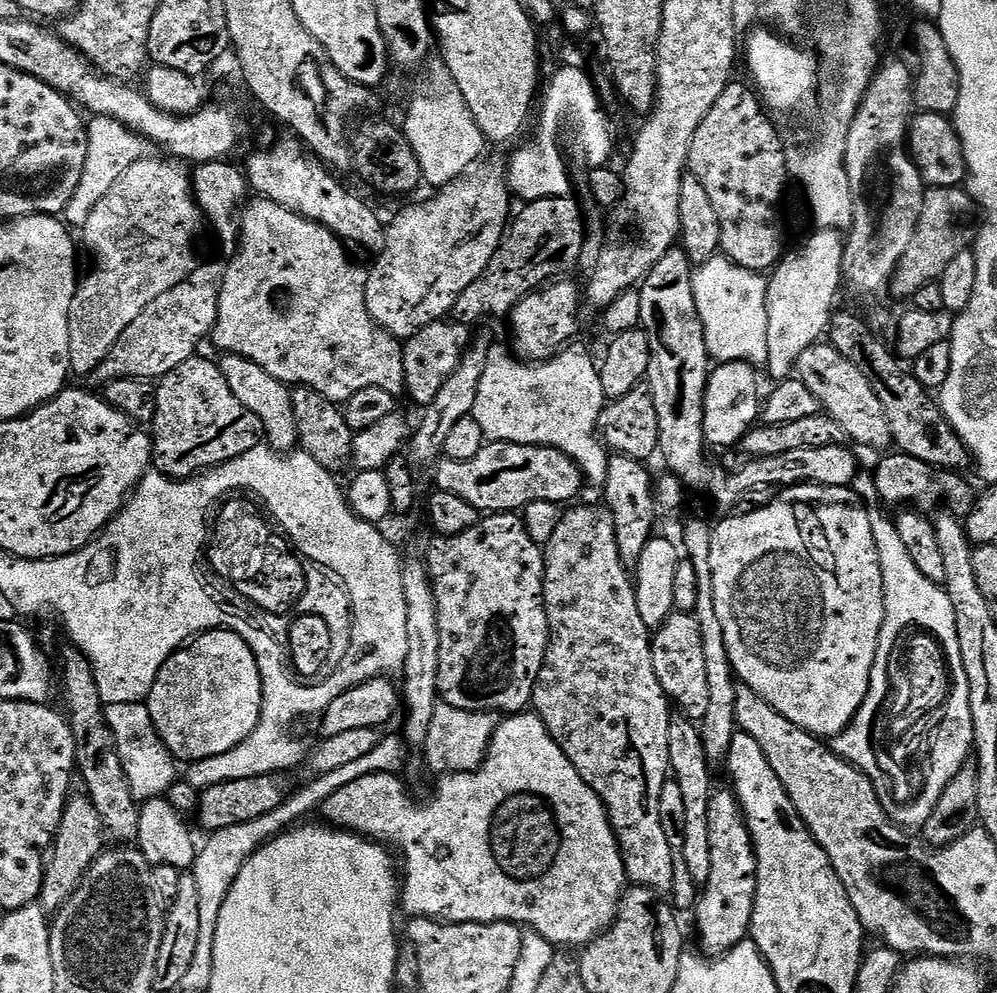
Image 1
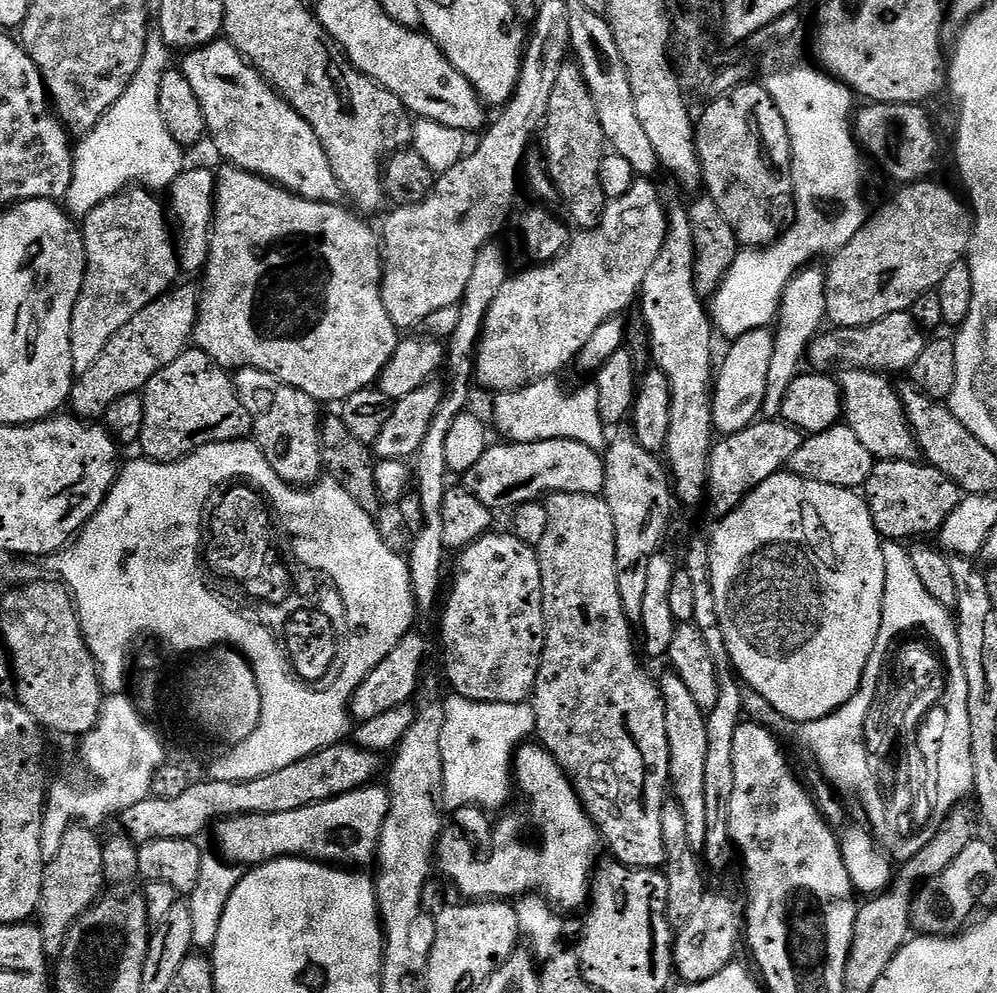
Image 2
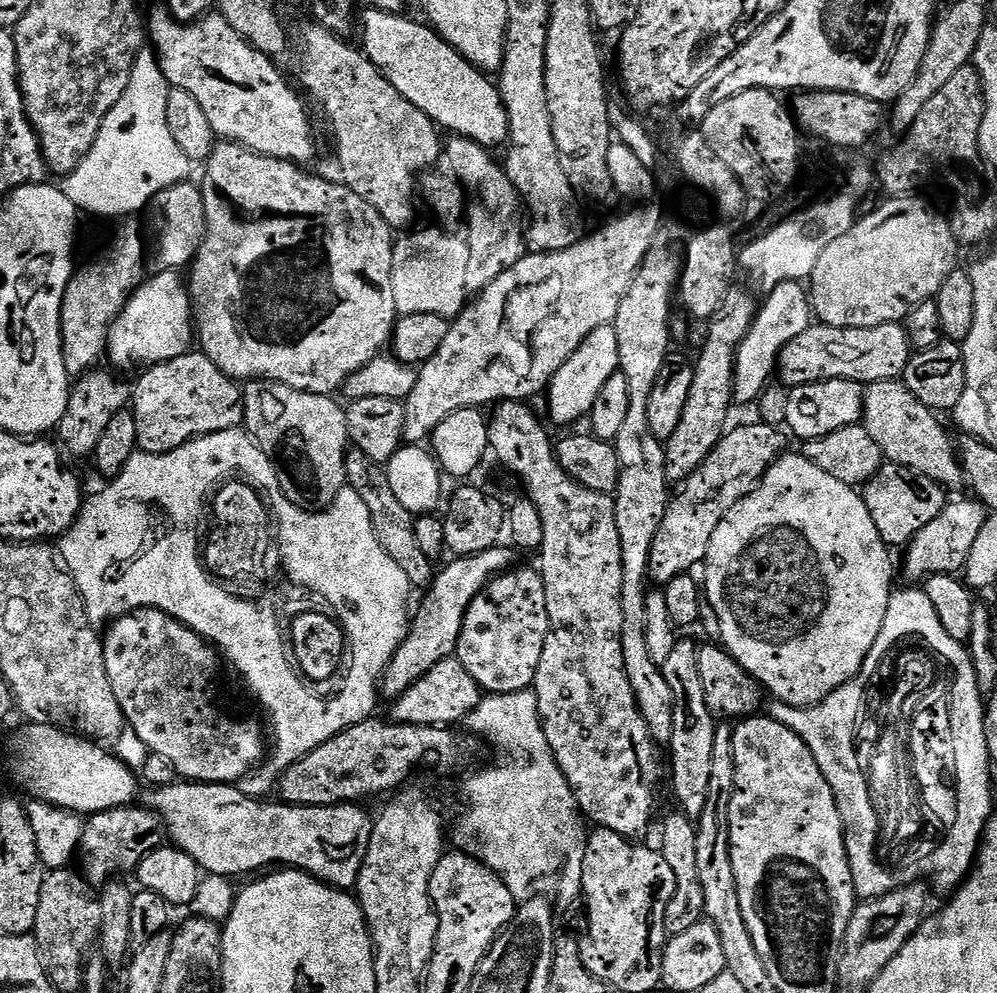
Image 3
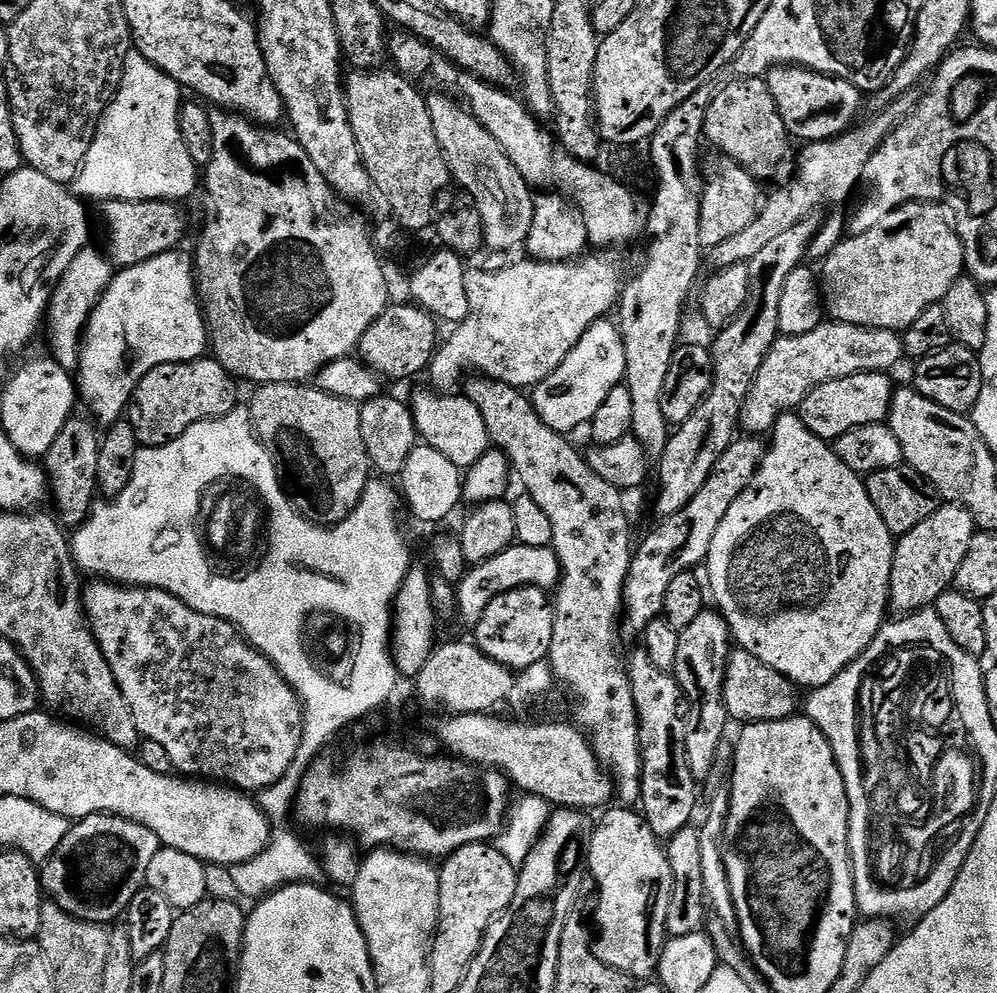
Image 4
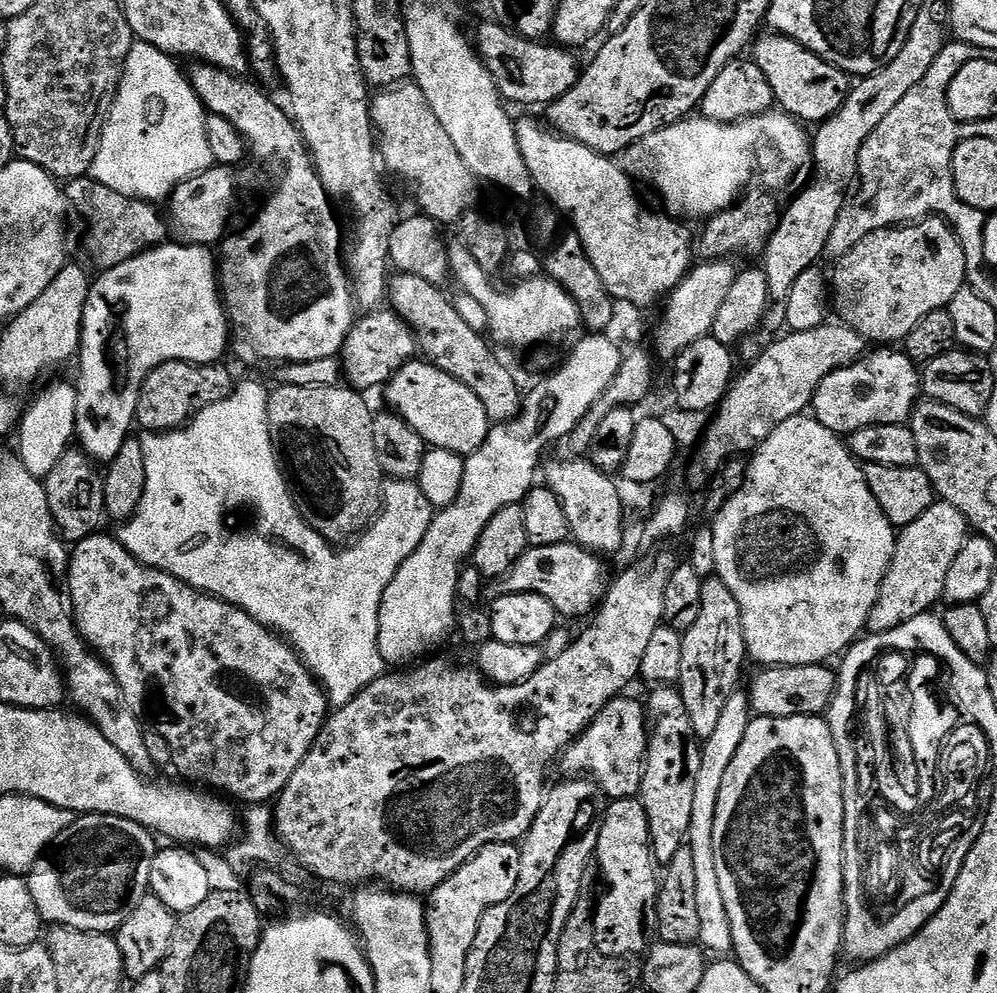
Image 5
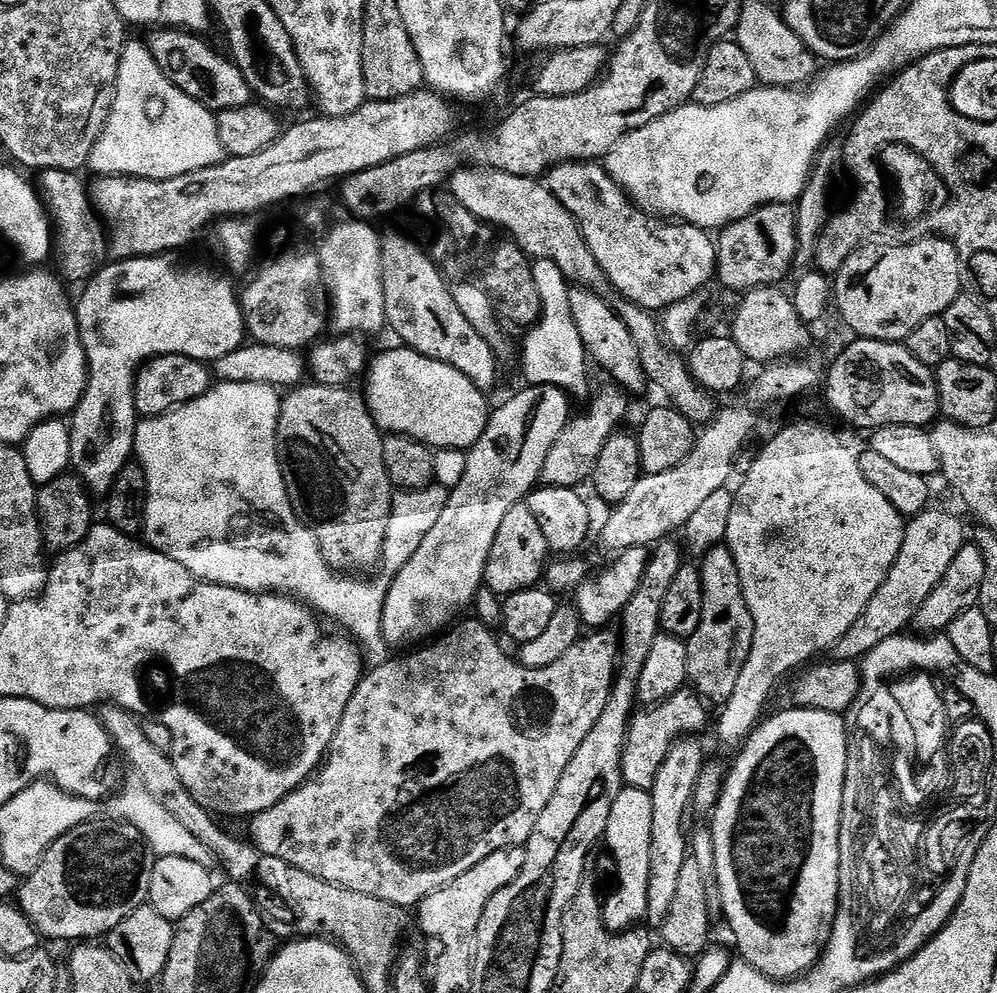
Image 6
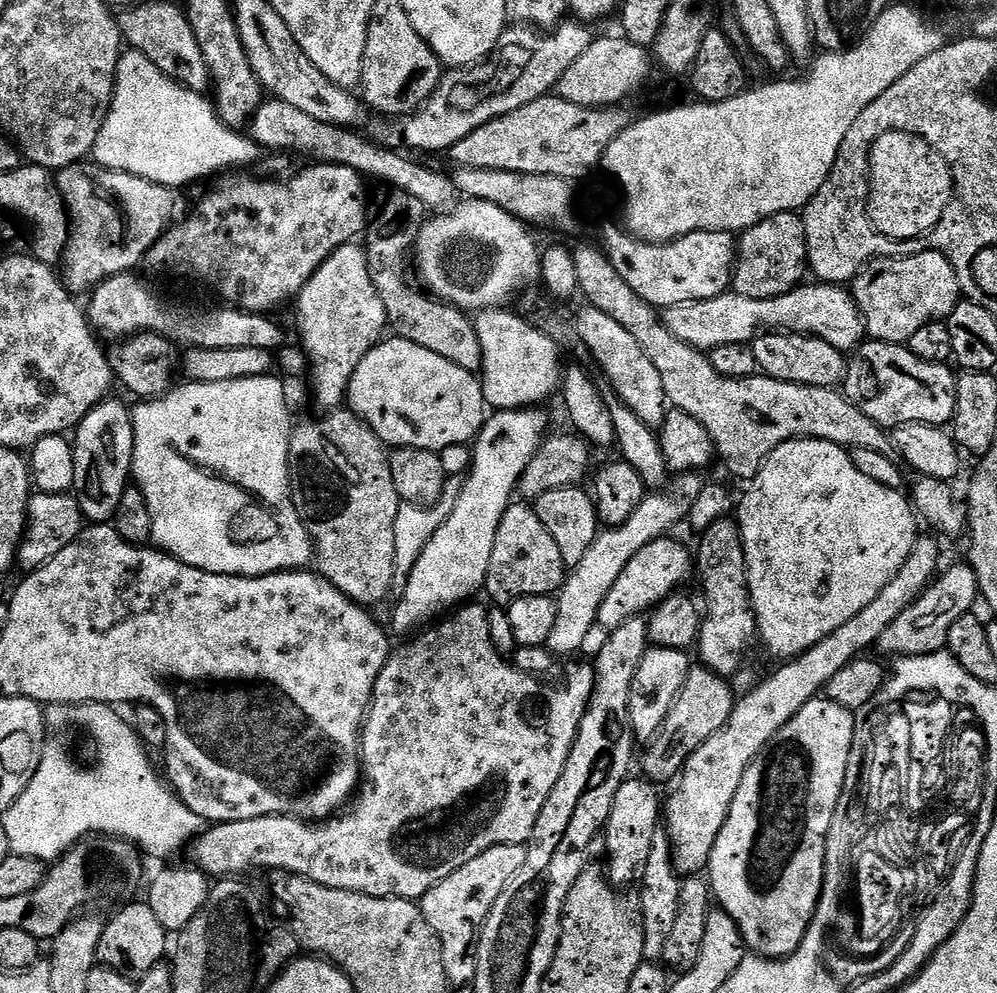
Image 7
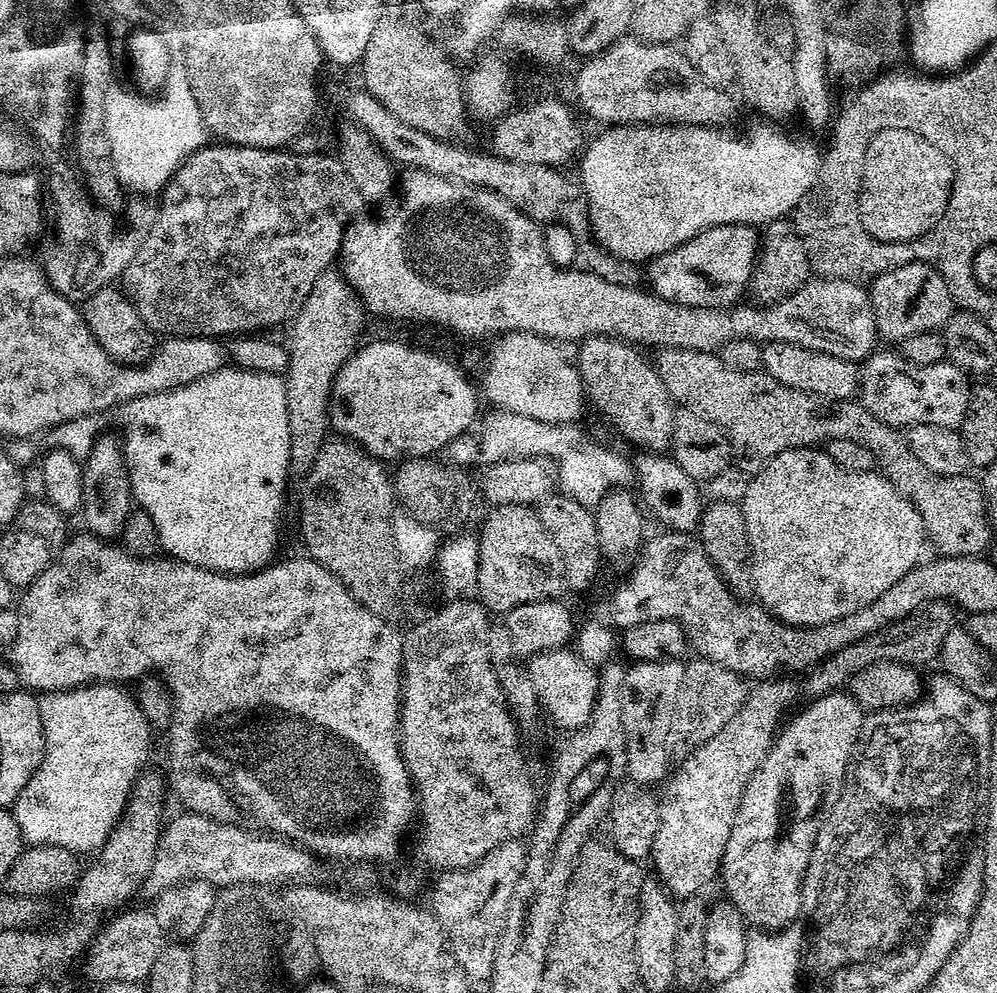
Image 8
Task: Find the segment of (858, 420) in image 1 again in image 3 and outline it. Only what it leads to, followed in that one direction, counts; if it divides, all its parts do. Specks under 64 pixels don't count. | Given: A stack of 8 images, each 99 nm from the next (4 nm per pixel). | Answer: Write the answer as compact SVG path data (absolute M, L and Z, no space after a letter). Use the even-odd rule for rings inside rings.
M879 380L867 385L864 394L862 426L882 449L885 459L904 465L915 472L934 478L945 489L965 485L964 468L960 464L958 446L942 426L941 417L928 408L900 380Z

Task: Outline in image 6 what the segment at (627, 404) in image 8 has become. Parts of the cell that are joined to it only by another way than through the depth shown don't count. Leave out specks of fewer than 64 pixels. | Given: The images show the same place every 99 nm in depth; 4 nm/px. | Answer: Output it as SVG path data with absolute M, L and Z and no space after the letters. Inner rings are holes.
M573 287L569 294L570 310L573 311L574 322L585 344L585 350L590 357L591 363L600 368L605 368L612 375L611 383L617 388L624 389L629 394L640 392L646 385L644 367L638 354L638 346L626 330L626 322L622 322L611 303L605 297L592 292L589 288Z

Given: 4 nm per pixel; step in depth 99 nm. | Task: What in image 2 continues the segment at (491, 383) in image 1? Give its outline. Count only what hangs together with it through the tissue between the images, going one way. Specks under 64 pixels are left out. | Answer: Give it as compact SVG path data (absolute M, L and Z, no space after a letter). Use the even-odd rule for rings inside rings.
M557 377L536 380L514 391L497 393L494 397L494 422L513 443L566 438L582 442L596 451L603 451L608 441L606 425L598 414L598 394L595 385L588 384L578 390L565 390Z

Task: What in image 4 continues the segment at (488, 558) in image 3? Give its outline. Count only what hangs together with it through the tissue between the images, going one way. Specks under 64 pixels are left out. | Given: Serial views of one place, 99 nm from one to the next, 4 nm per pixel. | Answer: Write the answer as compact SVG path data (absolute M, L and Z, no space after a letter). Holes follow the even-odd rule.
M514 543L502 554L494 554L481 564L474 564L464 573L456 589L456 610L459 619L469 620L469 625L474 626L482 618L486 606L498 594L506 594L510 590L519 588L543 588L545 590L555 589L560 582L560 559L551 546L526 546Z

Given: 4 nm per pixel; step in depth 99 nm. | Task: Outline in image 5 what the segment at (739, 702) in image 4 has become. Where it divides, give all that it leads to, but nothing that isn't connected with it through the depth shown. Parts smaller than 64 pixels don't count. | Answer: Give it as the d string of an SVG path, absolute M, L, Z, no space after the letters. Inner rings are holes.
M783 664L764 666L760 673L752 680L752 685L746 688L746 695L751 711L756 716L777 716L778 718L790 718L791 716L824 716L828 711L832 695L836 693L837 673L831 672L828 664L807 664L806 666L790 666L785 668Z

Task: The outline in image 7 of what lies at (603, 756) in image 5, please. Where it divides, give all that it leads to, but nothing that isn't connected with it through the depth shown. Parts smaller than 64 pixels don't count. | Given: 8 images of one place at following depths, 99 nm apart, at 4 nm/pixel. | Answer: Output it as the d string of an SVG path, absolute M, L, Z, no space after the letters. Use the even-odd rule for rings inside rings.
M692 666L688 669L686 682L681 686L680 693L672 701L672 708L668 711L668 717L658 729L660 741L653 746L652 752L656 756L648 756L644 760L643 775L657 786L671 785L679 777L688 756L706 742L726 722L732 713L732 707L737 702L737 697L732 696L732 688L727 679L712 672L703 666Z

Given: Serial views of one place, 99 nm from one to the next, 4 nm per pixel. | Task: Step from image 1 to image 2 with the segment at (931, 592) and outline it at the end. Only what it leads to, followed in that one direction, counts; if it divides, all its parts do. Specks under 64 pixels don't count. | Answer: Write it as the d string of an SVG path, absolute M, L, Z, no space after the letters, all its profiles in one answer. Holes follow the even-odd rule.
M888 542L884 544L886 558L886 586L884 587L884 605L882 606L882 626L878 630L878 642L874 642L874 654L870 654L870 662L866 662L864 677L860 688L849 700L834 710L826 718L818 718L814 722L806 722L795 730L800 744L816 759L820 772L827 783L837 793L853 792L858 803L864 807L867 827L879 834L884 820L884 811L877 799L876 786L866 763L865 747L862 746L864 734L860 729L861 717L872 697L874 681L880 671L880 659L884 655L884 645L888 644L894 630L901 629L904 624L928 624L932 632L939 637L939 644L944 644L948 652L948 662L952 664L952 704L948 704L947 731L939 751L940 778L938 787L949 802L960 802L973 795L974 758L970 758L970 710L966 710L966 670L962 670L962 654L958 650L958 634L949 609L942 607L930 594L926 594L922 581L914 570L911 551L903 543Z

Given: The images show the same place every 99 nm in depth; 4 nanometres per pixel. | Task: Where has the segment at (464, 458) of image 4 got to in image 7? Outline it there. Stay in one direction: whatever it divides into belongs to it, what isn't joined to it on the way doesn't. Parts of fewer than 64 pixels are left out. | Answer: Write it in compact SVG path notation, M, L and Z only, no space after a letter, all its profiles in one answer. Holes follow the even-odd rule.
M388 338L374 345L370 354L366 354L362 362L358 362L358 370L354 370L354 378L350 378L346 404L392 450L417 448L440 453L443 448L455 444L467 445L480 435L486 419L483 386L477 373L462 370L462 366L446 362L442 354L433 354L431 350L414 346L414 342L399 338Z

